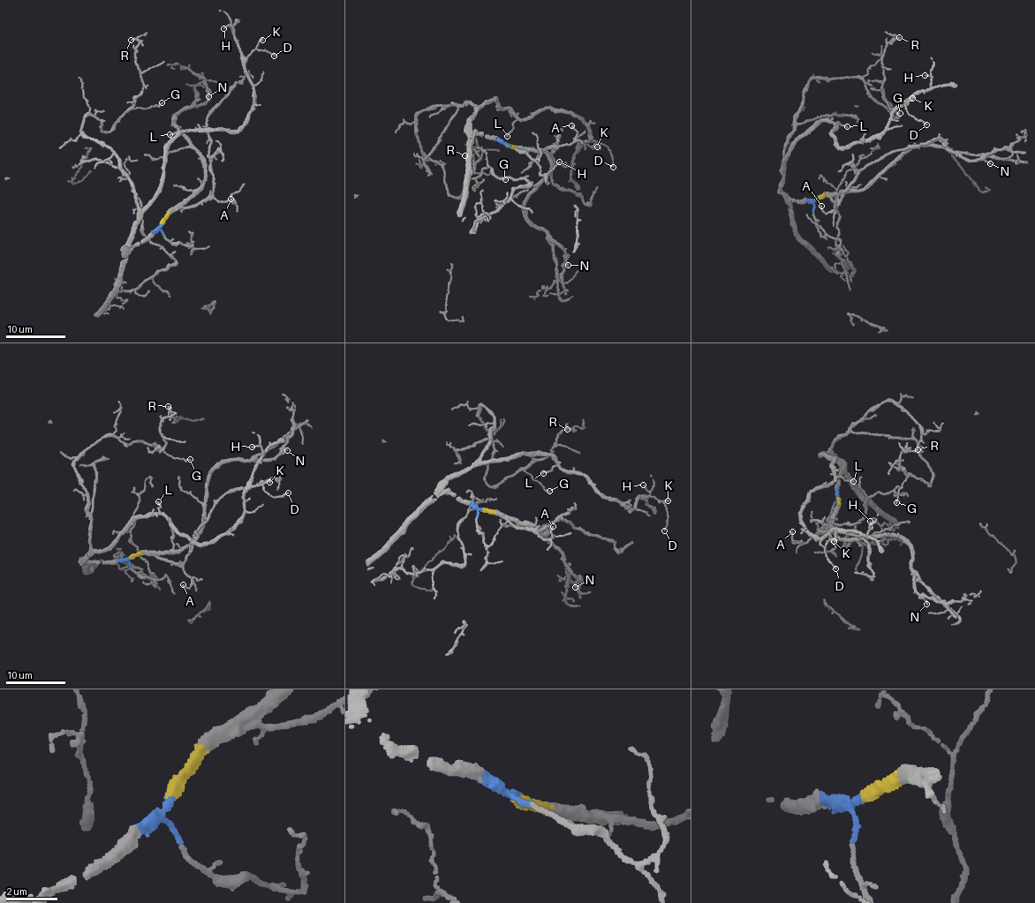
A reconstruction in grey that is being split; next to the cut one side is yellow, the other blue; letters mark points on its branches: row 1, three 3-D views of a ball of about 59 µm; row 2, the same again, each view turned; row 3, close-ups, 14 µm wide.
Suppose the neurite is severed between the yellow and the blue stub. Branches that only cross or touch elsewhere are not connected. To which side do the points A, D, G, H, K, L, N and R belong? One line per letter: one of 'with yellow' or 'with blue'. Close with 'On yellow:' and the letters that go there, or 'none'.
A: with yellow
D: with blue
G: with blue
H: with blue
K: with blue
L: with blue
N: with yellow
R: with blue
On yellow: A, N

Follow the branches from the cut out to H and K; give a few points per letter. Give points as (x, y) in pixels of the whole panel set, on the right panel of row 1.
H: (816, 199), (780, 191), (794, 141), (824, 120), (836, 124), (837, 146), (876, 137), (929, 88), (925, 74)
K: (816, 199), (780, 191), (794, 141), (824, 120), (836, 124), (837, 146), (876, 137), (911, 98)

